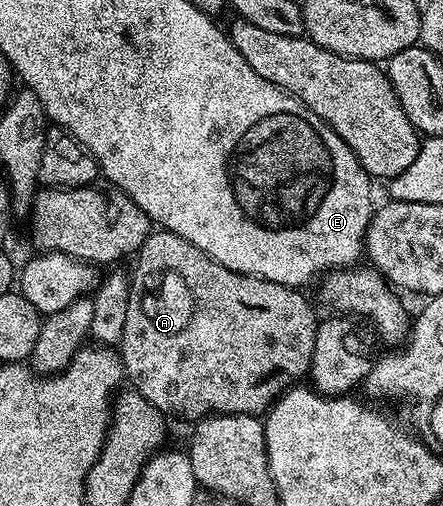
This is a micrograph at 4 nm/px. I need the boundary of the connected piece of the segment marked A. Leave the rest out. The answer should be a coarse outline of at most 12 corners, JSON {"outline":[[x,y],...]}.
{"outline":[[170,230],[119,343],[165,416],[264,415],[319,314]]}

